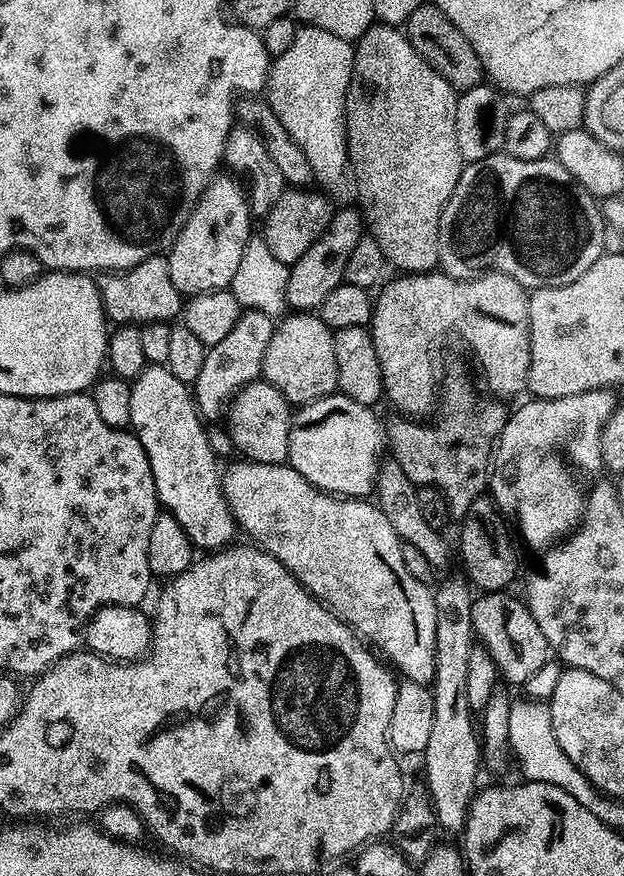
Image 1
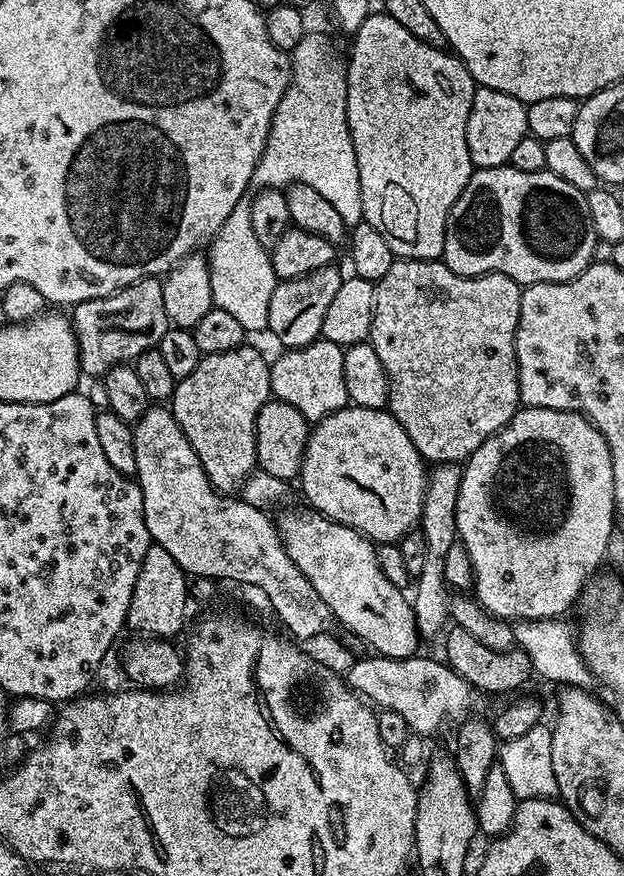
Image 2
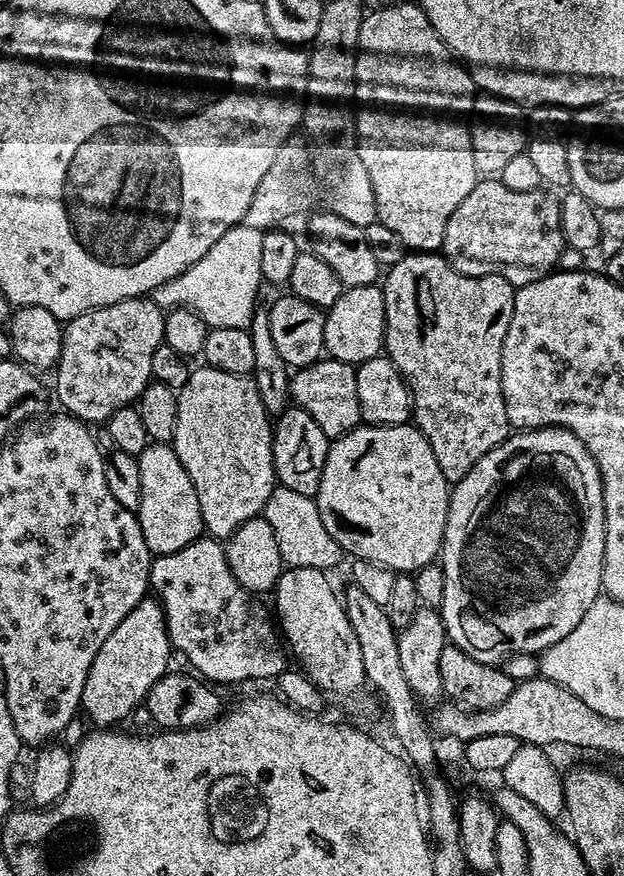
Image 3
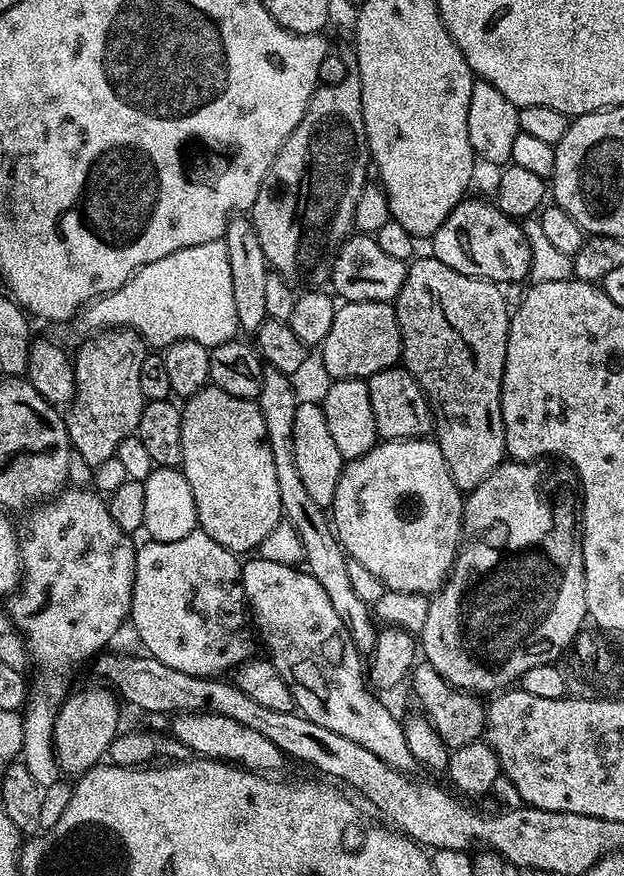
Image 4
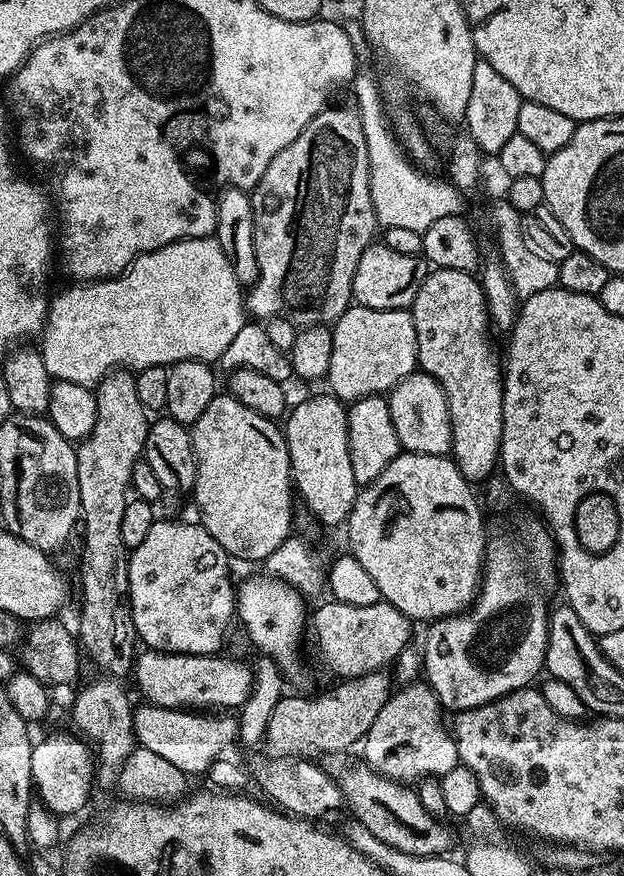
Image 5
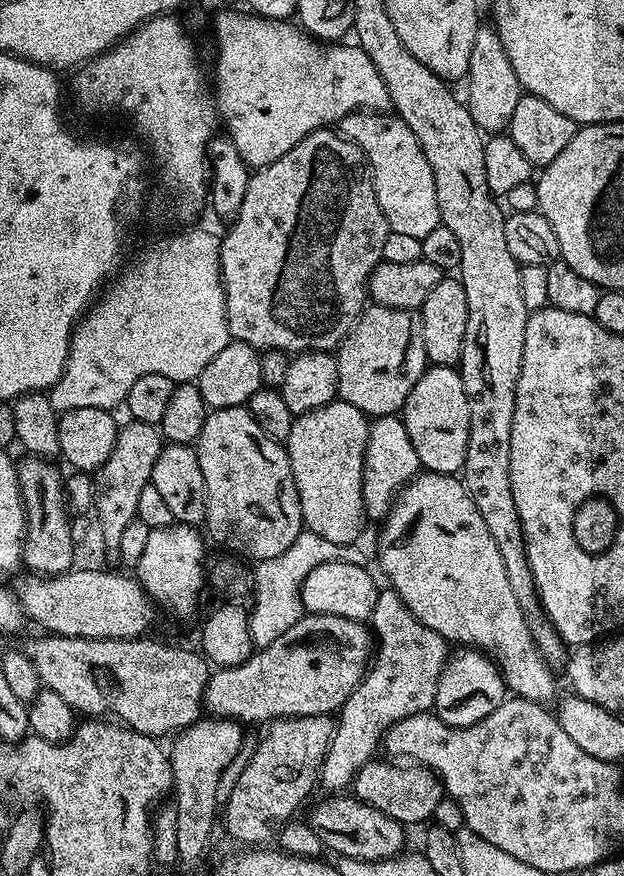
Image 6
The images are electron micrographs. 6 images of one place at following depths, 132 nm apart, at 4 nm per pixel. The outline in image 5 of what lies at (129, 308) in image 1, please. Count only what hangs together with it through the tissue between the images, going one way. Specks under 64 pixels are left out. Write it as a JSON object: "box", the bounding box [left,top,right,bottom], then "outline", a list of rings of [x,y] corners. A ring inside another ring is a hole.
{"box":[75,370,150,673],"outline":[[[117,370],[112,372],[101,380],[96,385],[96,421],[94,422],[94,430],[90,430],[90,434],[85,440],[79,441],[75,445],[77,456],[77,478],[78,478],[78,493],[81,499],[80,506],[80,520],[82,521],[82,528],[84,526],[84,553],[80,556],[80,592],[84,595],[84,605],[80,608],[80,632],[78,631],[78,640],[82,645],[83,651],[101,668],[104,672],[128,672],[131,673],[134,668],[134,657],[138,652],[138,637],[135,630],[135,624],[132,621],[131,610],[129,608],[128,596],[128,559],[130,550],[122,542],[122,514],[126,510],[128,501],[130,499],[130,485],[132,482],[132,471],[136,465],[136,461],[141,459],[144,455],[144,443],[148,437],[148,425],[150,423],[149,413],[145,412],[142,402],[138,402],[138,390],[136,389],[136,378],[131,371]]]}

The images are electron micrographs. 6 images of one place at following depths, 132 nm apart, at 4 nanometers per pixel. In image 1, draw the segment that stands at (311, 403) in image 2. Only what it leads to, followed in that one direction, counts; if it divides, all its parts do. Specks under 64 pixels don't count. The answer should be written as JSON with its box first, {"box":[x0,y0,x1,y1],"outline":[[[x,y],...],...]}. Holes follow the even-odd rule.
{"box":[263,310,338,406],"outline":[[[296,310],[288,315],[272,329],[272,337],[264,354],[263,379],[275,386],[292,406],[309,404],[323,396],[333,395],[338,388],[333,329],[328,328],[319,315],[308,310]]]}

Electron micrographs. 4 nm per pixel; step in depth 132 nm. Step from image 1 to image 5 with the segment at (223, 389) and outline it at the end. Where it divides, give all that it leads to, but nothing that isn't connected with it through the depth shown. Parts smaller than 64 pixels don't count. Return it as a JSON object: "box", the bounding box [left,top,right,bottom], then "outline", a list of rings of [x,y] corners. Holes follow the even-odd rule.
{"box":[190,394,294,562],"outline":[[[217,394],[210,406],[202,410],[202,416],[191,425],[190,431],[192,453],[196,456],[194,495],[196,508],[200,511],[199,523],[221,544],[229,557],[263,562],[293,531],[294,485],[283,431],[273,421],[262,414],[254,414],[254,410],[242,406],[242,402],[227,394]]]}

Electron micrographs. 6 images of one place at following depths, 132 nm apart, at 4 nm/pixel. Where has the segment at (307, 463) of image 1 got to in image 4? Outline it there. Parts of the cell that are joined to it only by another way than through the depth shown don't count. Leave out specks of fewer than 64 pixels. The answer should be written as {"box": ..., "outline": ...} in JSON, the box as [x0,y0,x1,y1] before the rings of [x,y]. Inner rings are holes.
{"box":[330,438,464,596],"outline":[[[417,438],[414,440],[385,440],[381,439],[362,458],[350,460],[345,463],[342,474],[338,478],[338,486],[334,490],[332,507],[330,509],[330,523],[339,538],[345,553],[351,559],[362,562],[366,570],[378,577],[378,582],[382,582],[385,589],[390,592],[409,592],[410,594],[422,594],[428,596],[440,591],[448,578],[448,571],[452,568],[452,563],[456,561],[456,548],[460,545],[460,531],[464,525],[464,502],[460,488],[454,482],[450,470],[446,466],[446,458],[442,458],[440,445],[432,438]]]}

